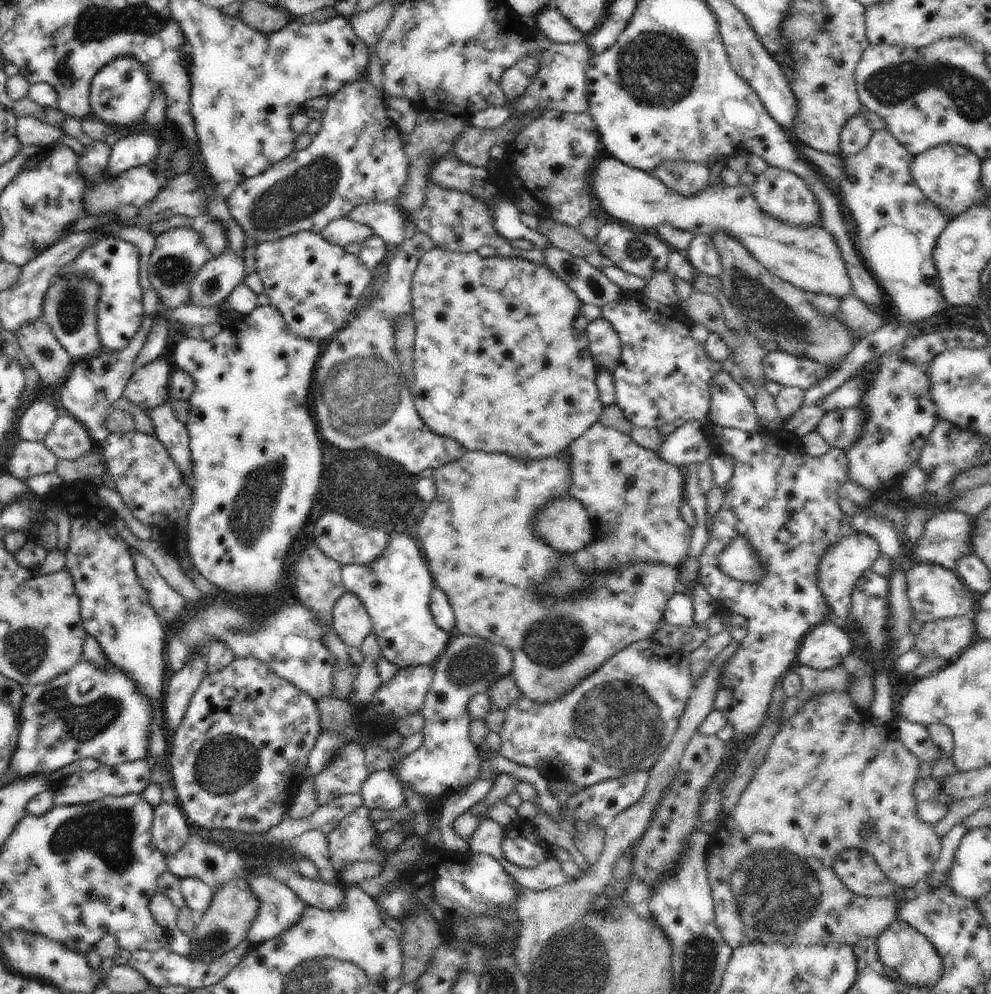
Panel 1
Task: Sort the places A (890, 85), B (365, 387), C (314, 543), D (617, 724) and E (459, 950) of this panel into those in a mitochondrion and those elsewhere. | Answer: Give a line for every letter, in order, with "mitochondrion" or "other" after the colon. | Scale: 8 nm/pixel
A: mitochondrion
B: mitochondrion
C: other
D: mitochondrion
E: other

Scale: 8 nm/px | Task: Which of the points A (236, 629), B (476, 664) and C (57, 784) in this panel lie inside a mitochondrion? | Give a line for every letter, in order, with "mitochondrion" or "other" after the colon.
A: mitochondrion
B: mitochondrion
C: other

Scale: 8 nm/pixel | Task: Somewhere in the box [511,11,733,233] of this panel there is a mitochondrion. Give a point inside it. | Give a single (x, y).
(655, 69)

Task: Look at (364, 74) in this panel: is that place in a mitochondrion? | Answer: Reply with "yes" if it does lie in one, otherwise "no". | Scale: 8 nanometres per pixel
no

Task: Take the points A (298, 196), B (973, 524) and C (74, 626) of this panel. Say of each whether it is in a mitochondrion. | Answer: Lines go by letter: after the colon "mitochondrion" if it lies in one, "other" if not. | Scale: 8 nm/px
A: mitochondrion
B: other
C: other

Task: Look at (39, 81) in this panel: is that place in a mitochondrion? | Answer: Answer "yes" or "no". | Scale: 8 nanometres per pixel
no

